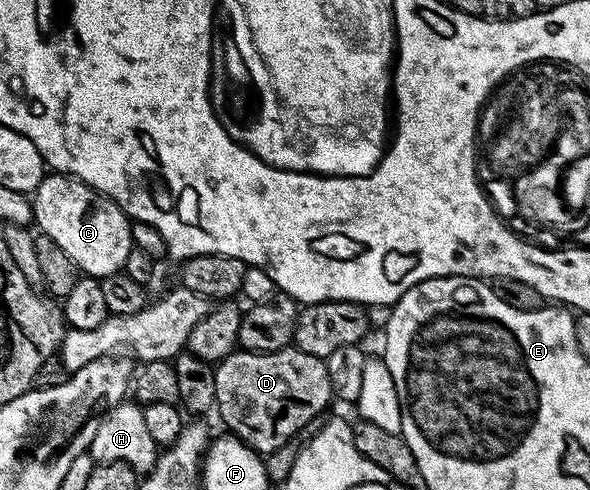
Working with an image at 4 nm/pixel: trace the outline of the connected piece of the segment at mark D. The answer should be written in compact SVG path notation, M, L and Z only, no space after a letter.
M294 346L276 352L230 352L215 365L215 377L215 408L227 427L224 429L260 454L285 447L333 400L326 359L305 354Z

